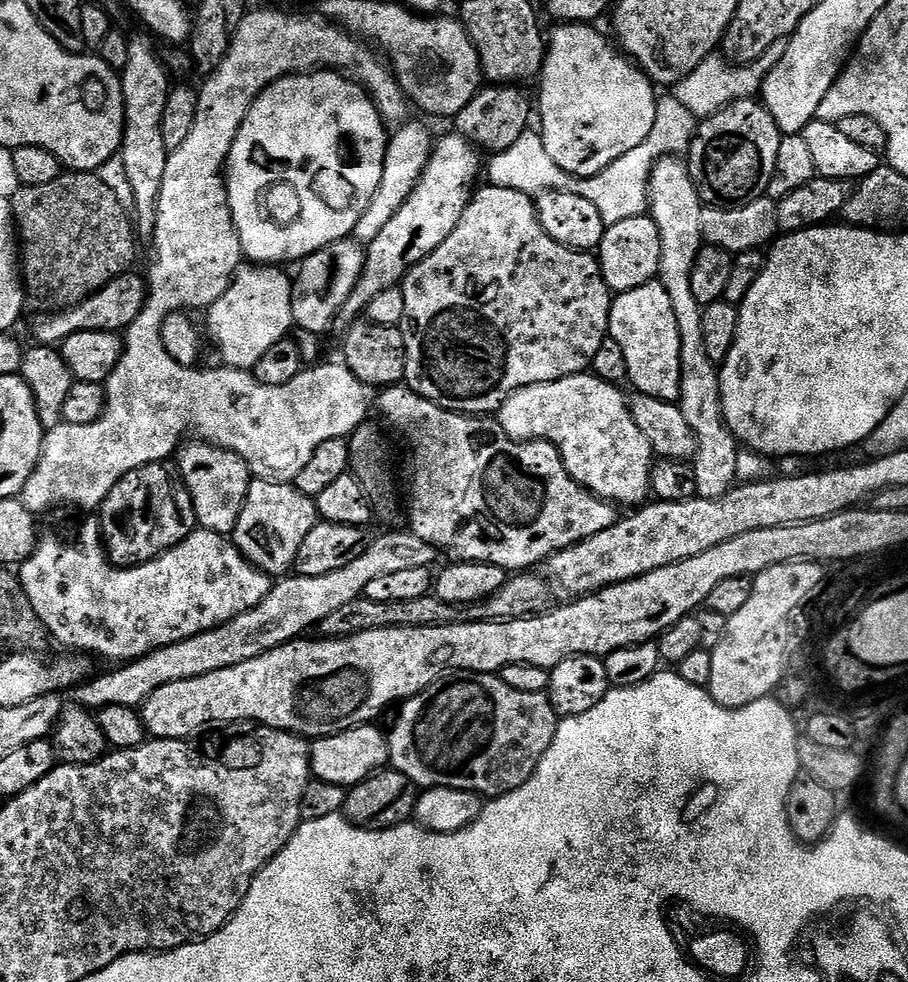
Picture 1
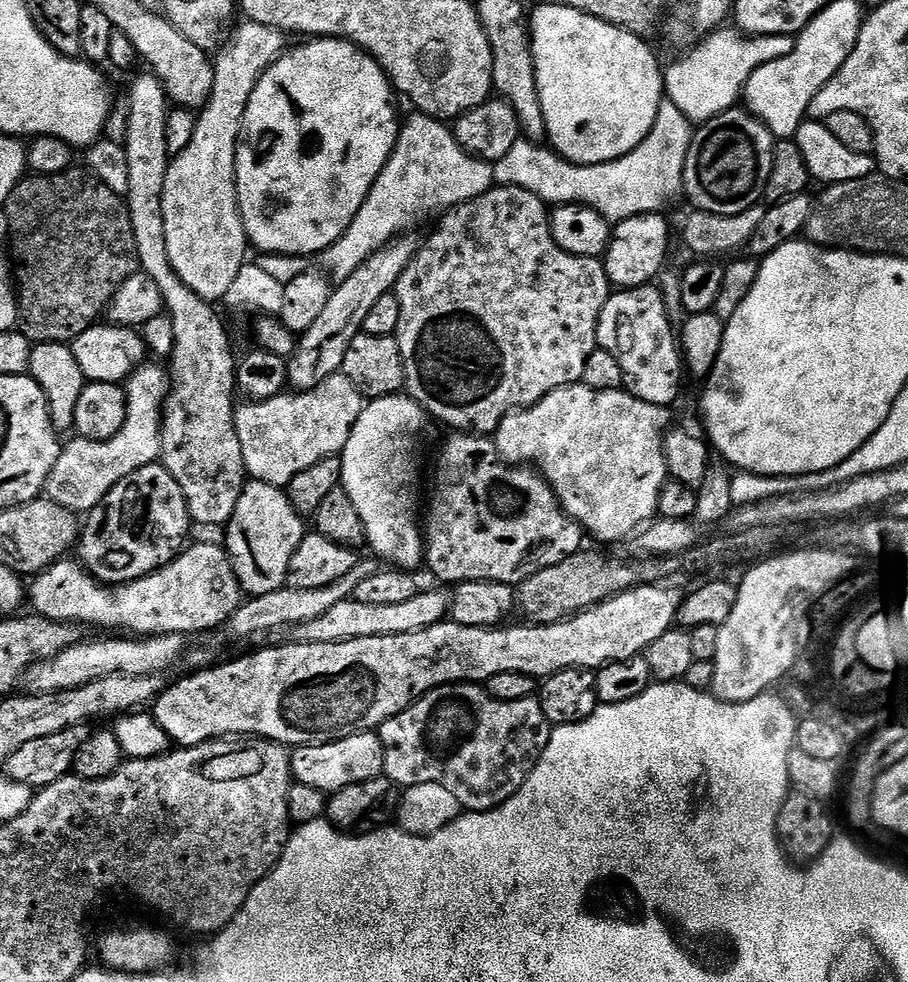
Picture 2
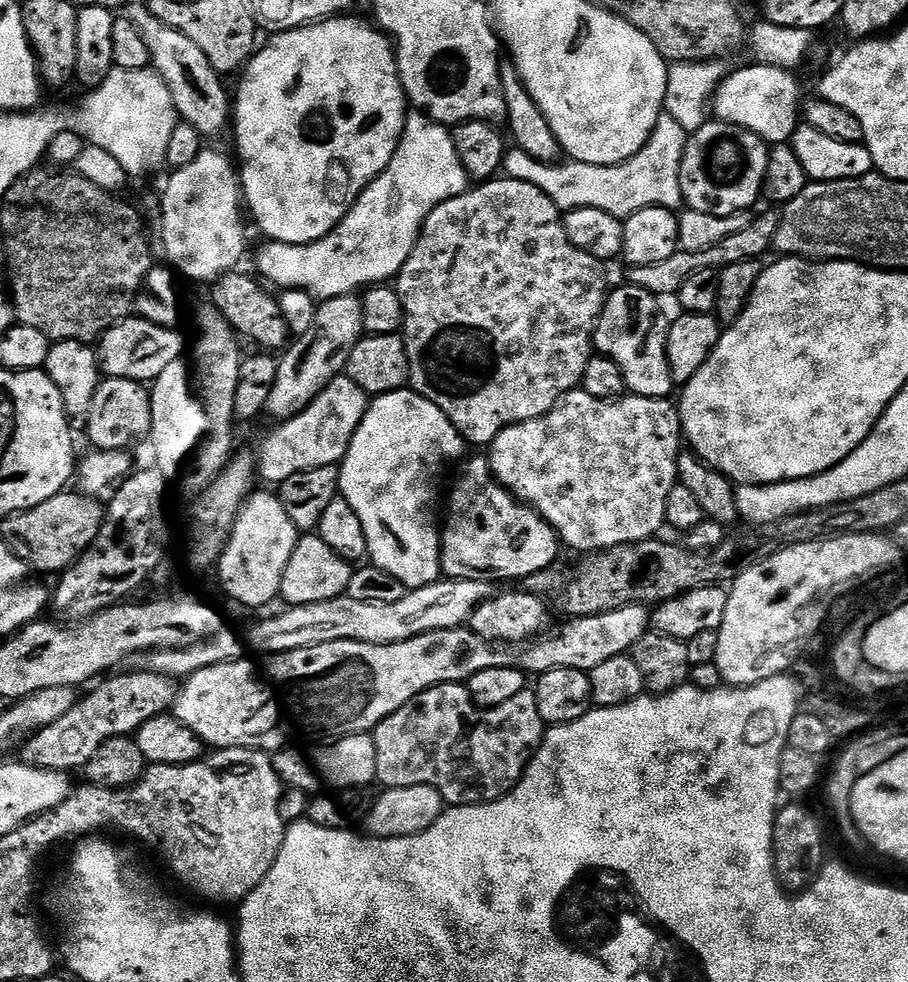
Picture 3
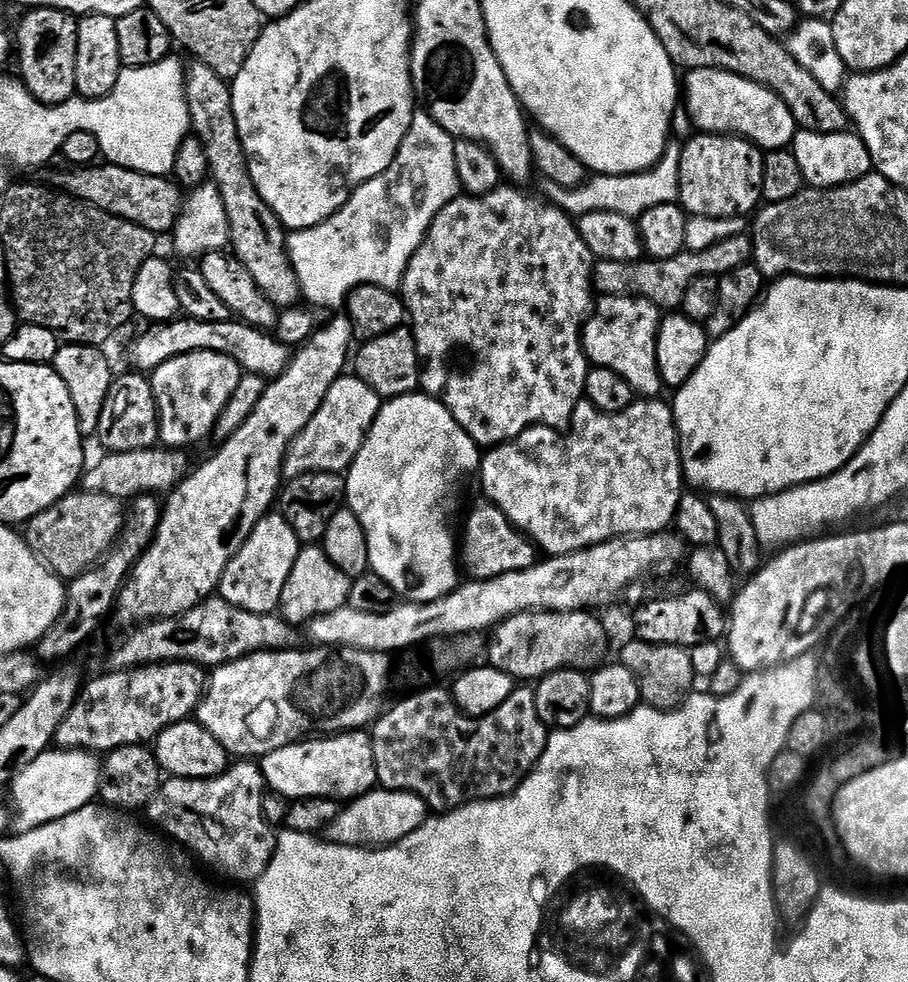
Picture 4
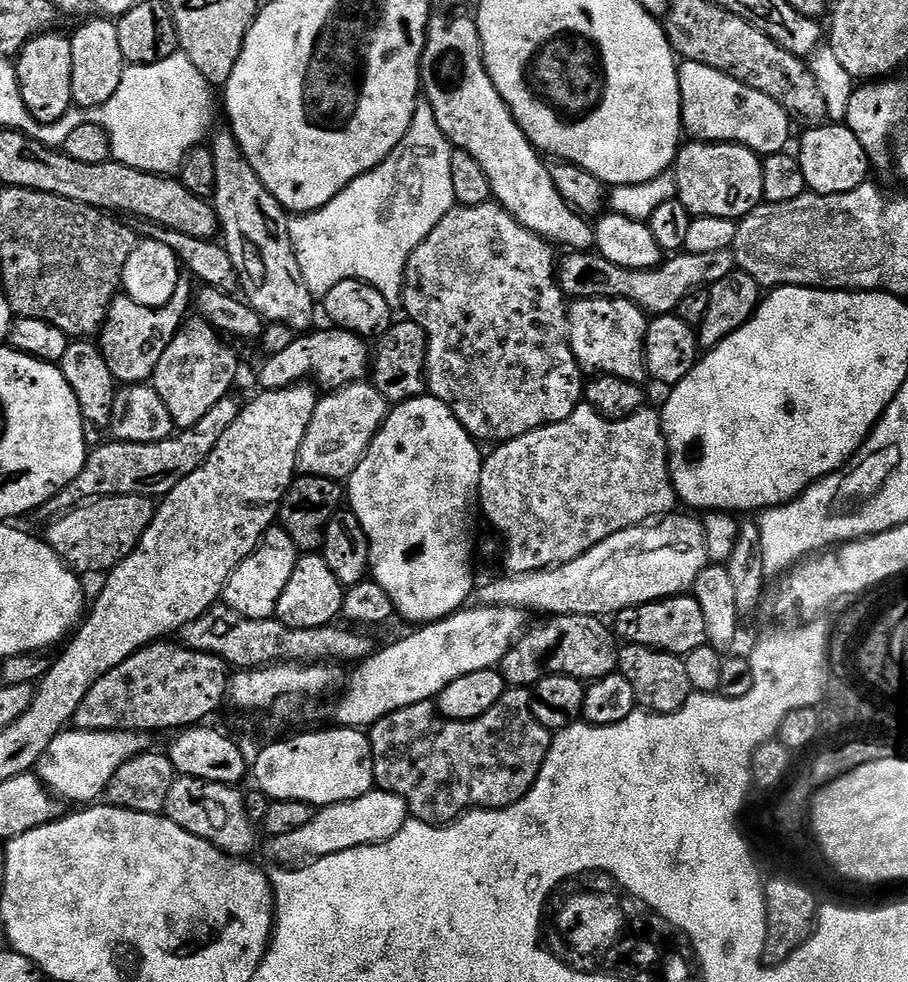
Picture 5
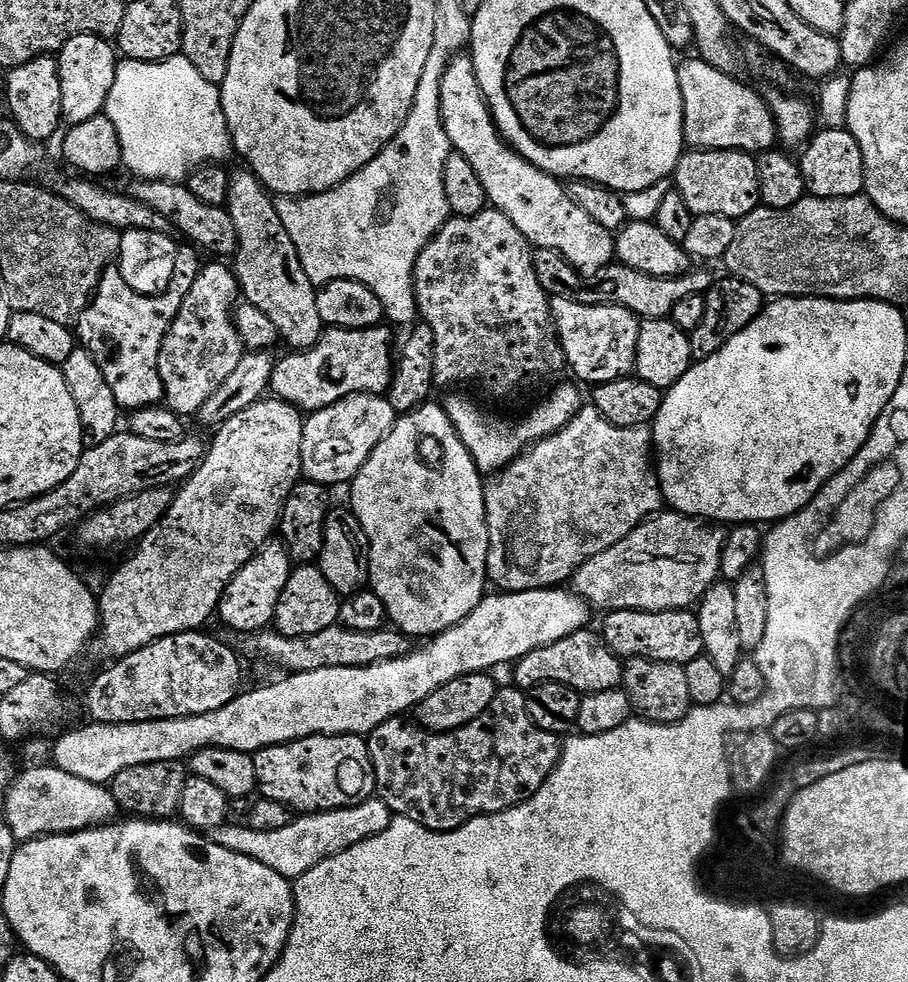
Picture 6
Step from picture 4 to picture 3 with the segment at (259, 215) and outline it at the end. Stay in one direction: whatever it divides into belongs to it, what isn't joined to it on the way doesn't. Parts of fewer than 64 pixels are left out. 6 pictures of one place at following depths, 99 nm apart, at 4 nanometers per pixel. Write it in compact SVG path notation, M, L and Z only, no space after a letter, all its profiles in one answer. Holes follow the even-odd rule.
M129 3L126 8L126 18L142 34L142 42L146 42L146 50L150 50L152 59L151 67L160 75L162 82L166 82L166 90L174 98L176 115L181 121L194 130L198 130L201 136L211 138L220 136L224 132L224 127L229 127L234 116L234 104L230 99L230 92L224 89L221 73L210 66L210 58L202 54L202 49L193 42L191 38L186 38L178 30L166 26L148 8L147 3Z

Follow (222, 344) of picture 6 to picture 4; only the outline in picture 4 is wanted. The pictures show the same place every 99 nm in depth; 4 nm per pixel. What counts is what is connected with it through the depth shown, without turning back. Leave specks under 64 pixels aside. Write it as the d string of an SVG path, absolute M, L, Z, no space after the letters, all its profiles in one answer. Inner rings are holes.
M217 352L182 354L154 369L150 379L160 420L159 443L165 448L188 450L191 444L200 444L207 436L211 437L241 375L233 360Z

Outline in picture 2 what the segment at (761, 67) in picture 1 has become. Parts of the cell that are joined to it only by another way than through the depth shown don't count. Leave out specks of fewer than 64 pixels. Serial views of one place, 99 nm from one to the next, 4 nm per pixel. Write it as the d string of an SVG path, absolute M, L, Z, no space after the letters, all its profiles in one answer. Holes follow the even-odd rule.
M724 26L709 33L682 60L667 65L663 71L665 97L674 102L693 125L704 124L735 107L750 74L758 66L790 54L795 44L793 36L747 37L737 29L729 28Z

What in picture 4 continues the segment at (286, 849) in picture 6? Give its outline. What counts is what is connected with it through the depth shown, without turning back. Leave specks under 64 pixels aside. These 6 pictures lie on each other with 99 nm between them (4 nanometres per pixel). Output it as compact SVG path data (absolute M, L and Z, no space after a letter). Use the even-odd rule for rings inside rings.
M377 787L341 807L334 822L330 822L326 830L326 839L329 844L351 848L383 848L414 834L414 830L422 827L429 816L429 806L422 798L409 792L389 792L387 788Z

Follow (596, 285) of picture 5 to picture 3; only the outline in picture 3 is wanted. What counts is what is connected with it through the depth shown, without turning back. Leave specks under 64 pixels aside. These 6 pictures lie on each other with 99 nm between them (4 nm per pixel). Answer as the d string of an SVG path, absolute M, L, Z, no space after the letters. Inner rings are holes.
M768 211L772 212L766 213L765 216L757 215L750 222L750 226L746 226L746 230L738 230L738 234L730 234L730 238L718 242L718 246L710 246L710 250L705 252L681 252L678 250L673 256L666 258L666 262L656 262L654 266L642 268L629 267L627 283L631 287L646 290L657 298L675 297L682 290L682 282L686 282L686 278L690 278L690 274L694 274L698 270L719 270L726 266L735 266L738 262L764 258L768 248L770 252L776 243L781 218L779 211Z

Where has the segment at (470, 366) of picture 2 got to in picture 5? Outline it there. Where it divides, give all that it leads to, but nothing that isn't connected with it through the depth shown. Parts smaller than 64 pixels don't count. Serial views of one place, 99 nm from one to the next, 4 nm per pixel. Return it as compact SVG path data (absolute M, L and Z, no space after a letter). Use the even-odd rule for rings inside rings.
M489 202L478 206L449 207L444 213L442 222L438 222L438 226L434 226L434 230L426 234L424 241L414 250L414 254L410 254L408 259L408 268L404 271L402 308L403 311L408 311L409 318L421 328L417 329L426 337L428 346L427 391L438 397L455 414L458 422L462 422L464 429L477 442L516 440L519 436L525 436L527 432L533 432L539 428L545 428L547 424L557 424L570 418L570 414L574 414L574 410L583 401L586 376L574 358L574 350L570 346L568 304L558 283L557 273L554 271L552 251L554 248L549 241L534 234L526 226L522 226L499 204Z

